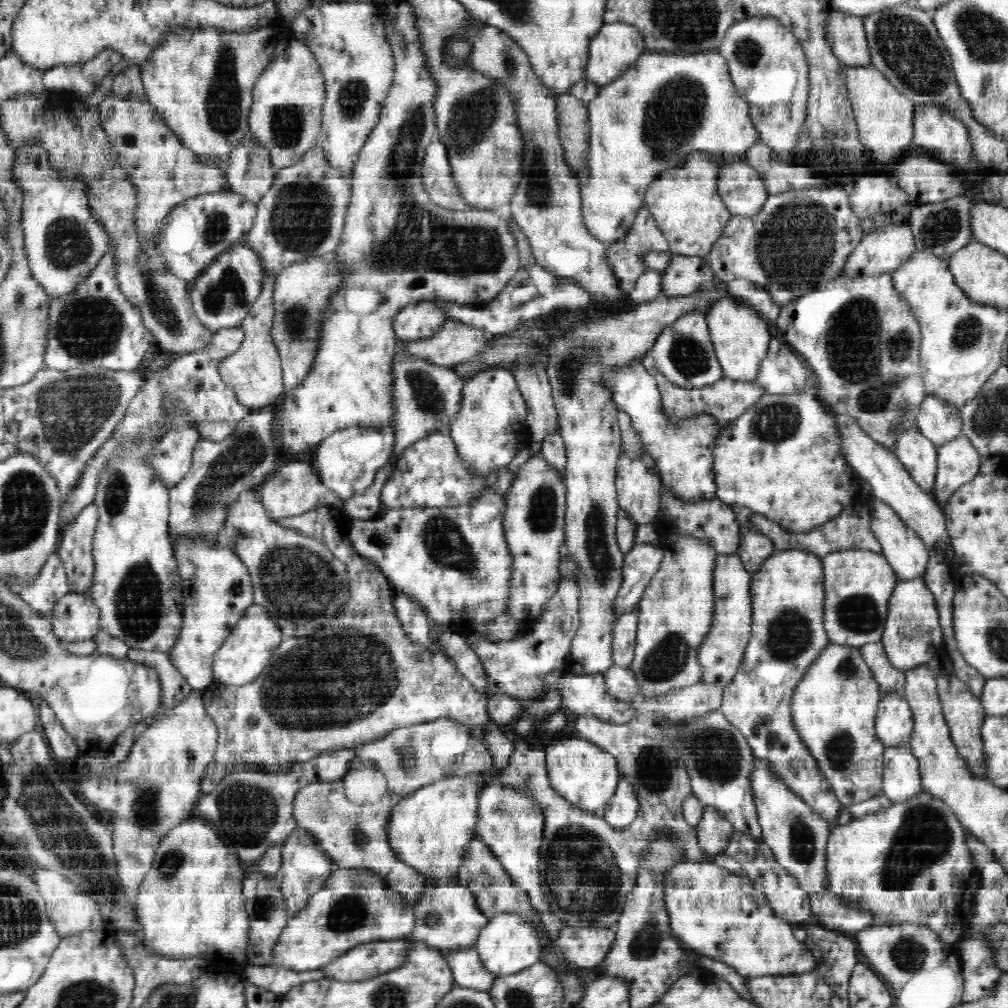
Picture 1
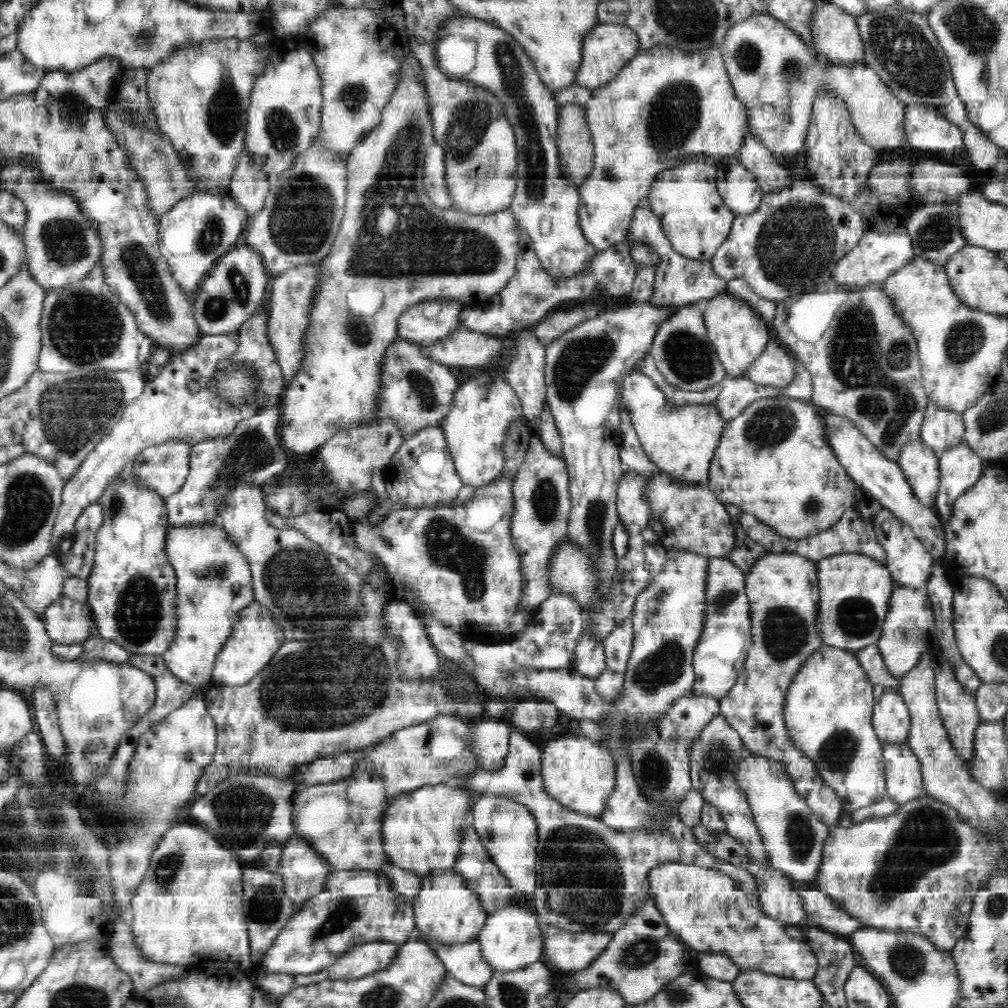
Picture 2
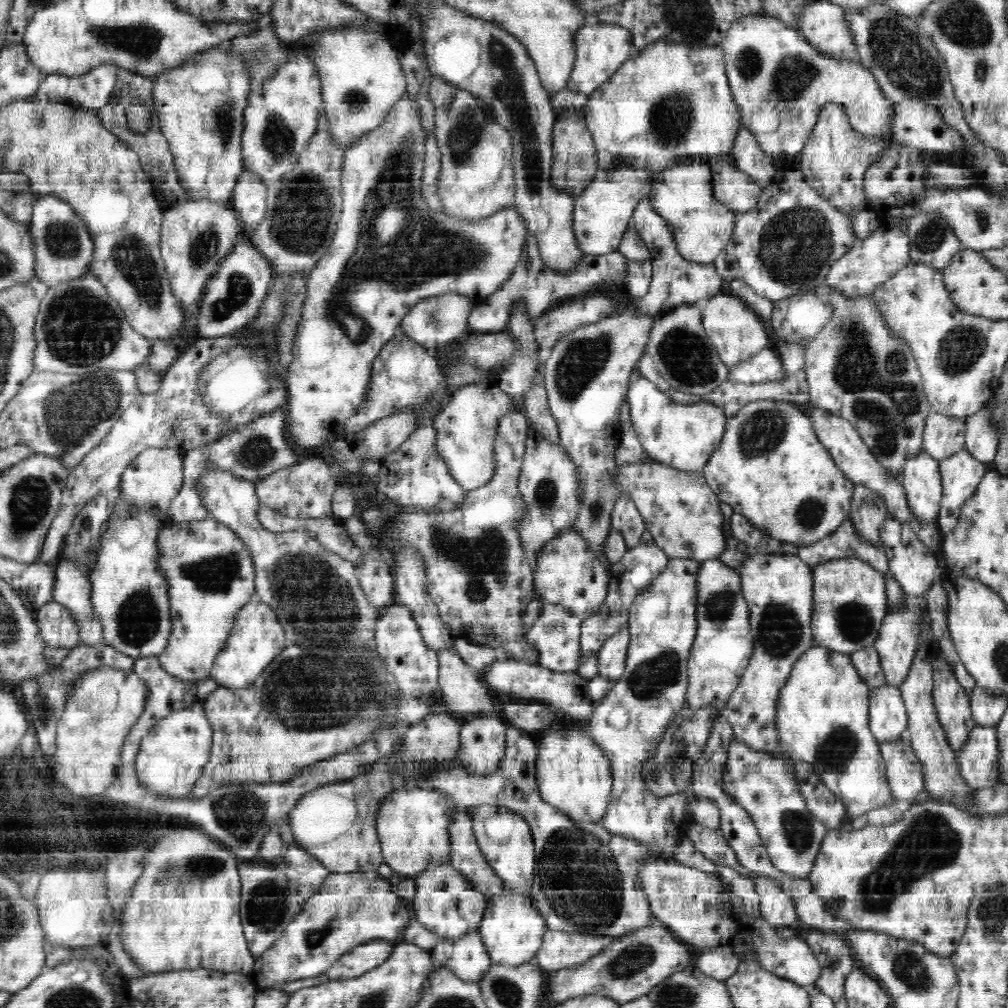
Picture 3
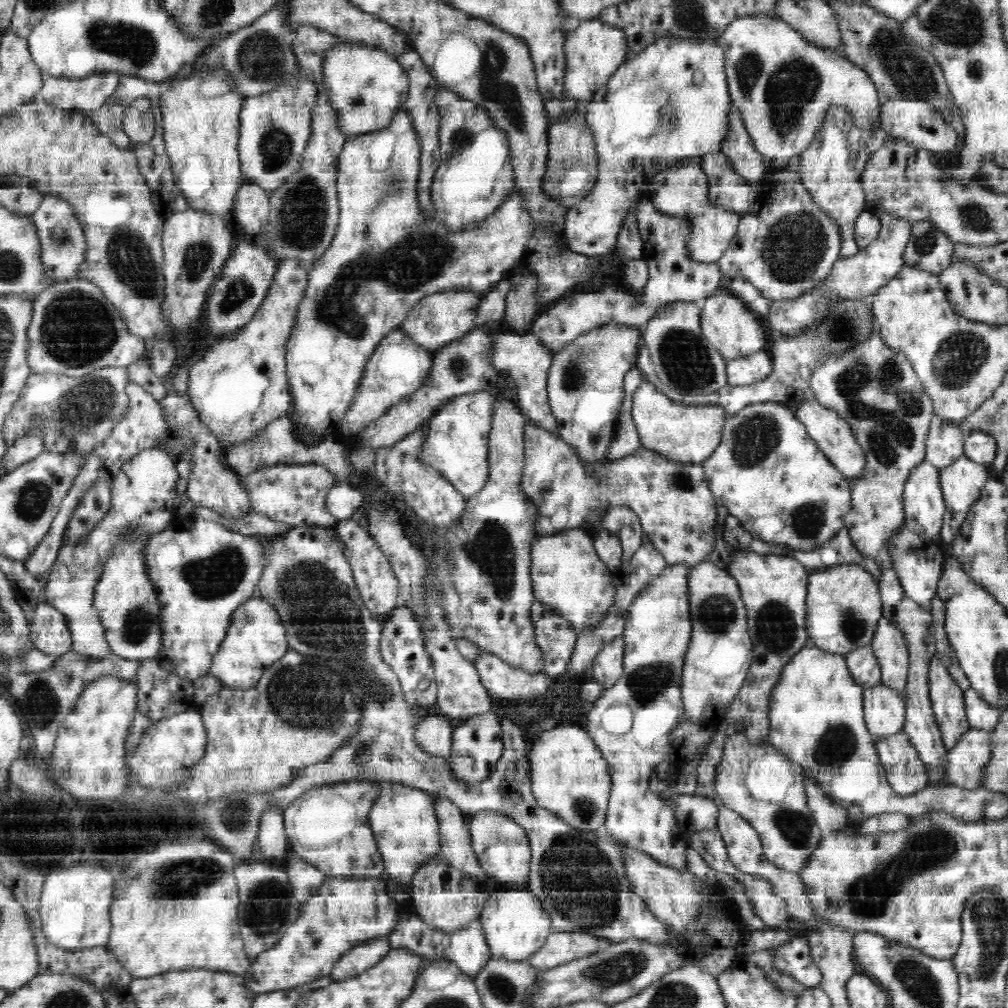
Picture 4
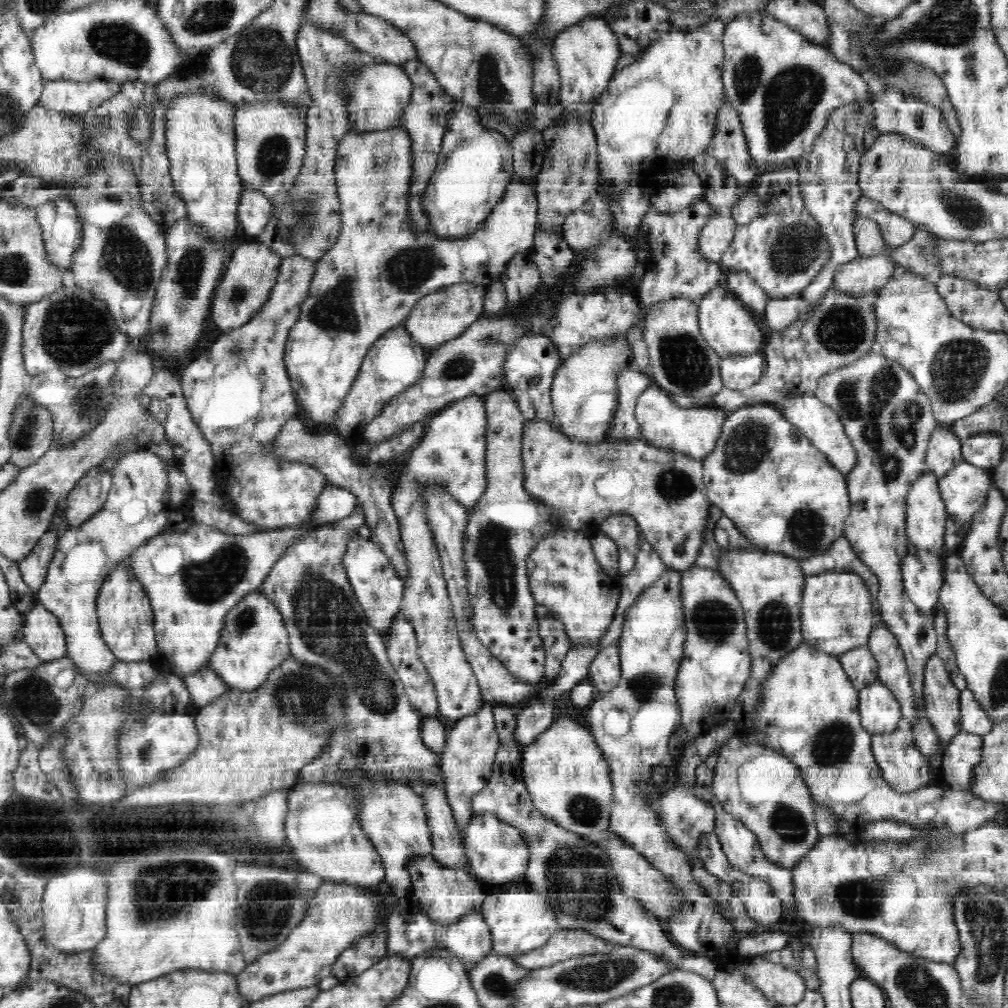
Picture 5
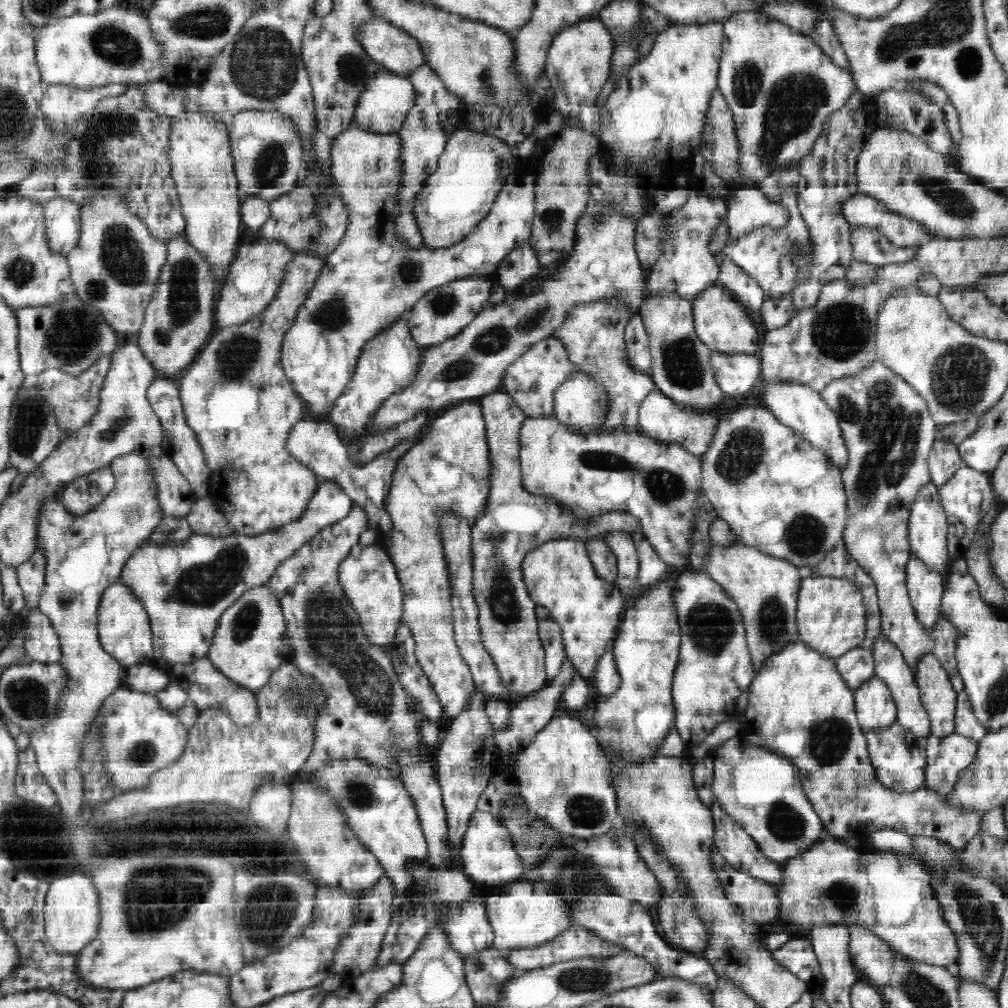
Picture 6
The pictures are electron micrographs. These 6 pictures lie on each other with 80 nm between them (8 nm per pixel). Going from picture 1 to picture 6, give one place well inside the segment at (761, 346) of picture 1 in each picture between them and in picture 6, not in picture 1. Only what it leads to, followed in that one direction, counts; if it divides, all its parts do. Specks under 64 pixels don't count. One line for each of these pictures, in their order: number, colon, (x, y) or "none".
2: (737, 334)
3: (736, 332)
4: (727, 325)
5: (724, 322)
6: (722, 324)

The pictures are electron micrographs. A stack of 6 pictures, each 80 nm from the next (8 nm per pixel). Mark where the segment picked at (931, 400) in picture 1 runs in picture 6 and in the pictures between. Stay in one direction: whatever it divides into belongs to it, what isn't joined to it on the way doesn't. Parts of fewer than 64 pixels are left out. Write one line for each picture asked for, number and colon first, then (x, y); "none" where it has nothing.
2: (941, 429)
3: (943, 435)
4: (944, 443)
5: (944, 449)
6: (944, 459)

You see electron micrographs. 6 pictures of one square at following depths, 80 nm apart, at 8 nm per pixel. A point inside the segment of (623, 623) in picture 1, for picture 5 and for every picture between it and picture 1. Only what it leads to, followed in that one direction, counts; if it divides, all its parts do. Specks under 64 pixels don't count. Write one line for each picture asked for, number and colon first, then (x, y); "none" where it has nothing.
2: (618, 644)
3: (612, 656)
4: (607, 668)
5: (604, 672)

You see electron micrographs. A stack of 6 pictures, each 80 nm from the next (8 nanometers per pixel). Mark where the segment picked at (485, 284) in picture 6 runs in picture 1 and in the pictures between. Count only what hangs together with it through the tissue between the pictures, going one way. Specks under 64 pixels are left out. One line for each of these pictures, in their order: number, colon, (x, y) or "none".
1: (422, 320)
2: (428, 321)
3: (434, 322)
4: (436, 320)
5: (441, 316)

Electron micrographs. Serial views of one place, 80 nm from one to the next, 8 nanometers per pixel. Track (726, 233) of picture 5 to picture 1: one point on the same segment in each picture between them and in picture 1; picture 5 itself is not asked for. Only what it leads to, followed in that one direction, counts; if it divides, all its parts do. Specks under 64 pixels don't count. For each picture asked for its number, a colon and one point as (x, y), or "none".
1: (684, 202)
2: (694, 217)
3: (683, 196)
4: (682, 192)

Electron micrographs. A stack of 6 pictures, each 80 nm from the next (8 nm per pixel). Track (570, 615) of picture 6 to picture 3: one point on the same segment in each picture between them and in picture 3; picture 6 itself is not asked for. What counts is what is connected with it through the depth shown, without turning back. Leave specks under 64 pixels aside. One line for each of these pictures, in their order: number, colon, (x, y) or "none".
3: (567, 572)
4: (568, 576)
5: (565, 577)

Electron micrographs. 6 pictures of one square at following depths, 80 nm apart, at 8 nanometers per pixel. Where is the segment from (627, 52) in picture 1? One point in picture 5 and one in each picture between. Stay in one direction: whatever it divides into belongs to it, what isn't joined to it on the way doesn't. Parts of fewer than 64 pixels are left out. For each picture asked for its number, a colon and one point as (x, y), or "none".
2: (608, 48)
3: (601, 48)
4: (595, 50)
5: (587, 52)

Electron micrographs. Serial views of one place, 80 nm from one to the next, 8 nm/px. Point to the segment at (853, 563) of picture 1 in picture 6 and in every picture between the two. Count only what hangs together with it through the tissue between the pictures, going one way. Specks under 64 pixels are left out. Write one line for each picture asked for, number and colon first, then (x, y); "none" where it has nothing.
2: (855, 590)
3: (850, 597)
4: (843, 603)
5: (837, 613)
6: (831, 619)

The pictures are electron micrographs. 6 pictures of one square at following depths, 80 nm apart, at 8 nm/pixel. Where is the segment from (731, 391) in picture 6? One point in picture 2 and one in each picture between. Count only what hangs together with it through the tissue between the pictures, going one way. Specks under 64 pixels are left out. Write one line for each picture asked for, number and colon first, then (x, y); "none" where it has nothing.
2: (775, 368)
3: (766, 366)
4: (748, 370)
5: (739, 371)

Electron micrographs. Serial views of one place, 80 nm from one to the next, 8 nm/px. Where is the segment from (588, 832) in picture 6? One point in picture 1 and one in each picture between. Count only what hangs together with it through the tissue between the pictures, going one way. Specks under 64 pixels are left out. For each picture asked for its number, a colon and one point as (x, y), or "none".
1: (581, 772)
2: (578, 772)
3: (574, 774)
4: (570, 777)
5: (567, 777)

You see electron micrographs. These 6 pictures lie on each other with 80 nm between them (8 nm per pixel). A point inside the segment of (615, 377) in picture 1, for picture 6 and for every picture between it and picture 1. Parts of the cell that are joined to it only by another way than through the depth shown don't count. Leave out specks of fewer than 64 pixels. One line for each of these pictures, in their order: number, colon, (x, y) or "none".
2: (682, 443)
3: (683, 436)
4: (681, 433)
5: (693, 431)
6: (660, 418)

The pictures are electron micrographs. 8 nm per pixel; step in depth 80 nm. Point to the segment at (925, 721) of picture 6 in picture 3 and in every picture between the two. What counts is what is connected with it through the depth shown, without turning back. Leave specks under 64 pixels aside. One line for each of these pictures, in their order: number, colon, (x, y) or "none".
3: (898, 638)
4: (889, 645)
5: (892, 669)

